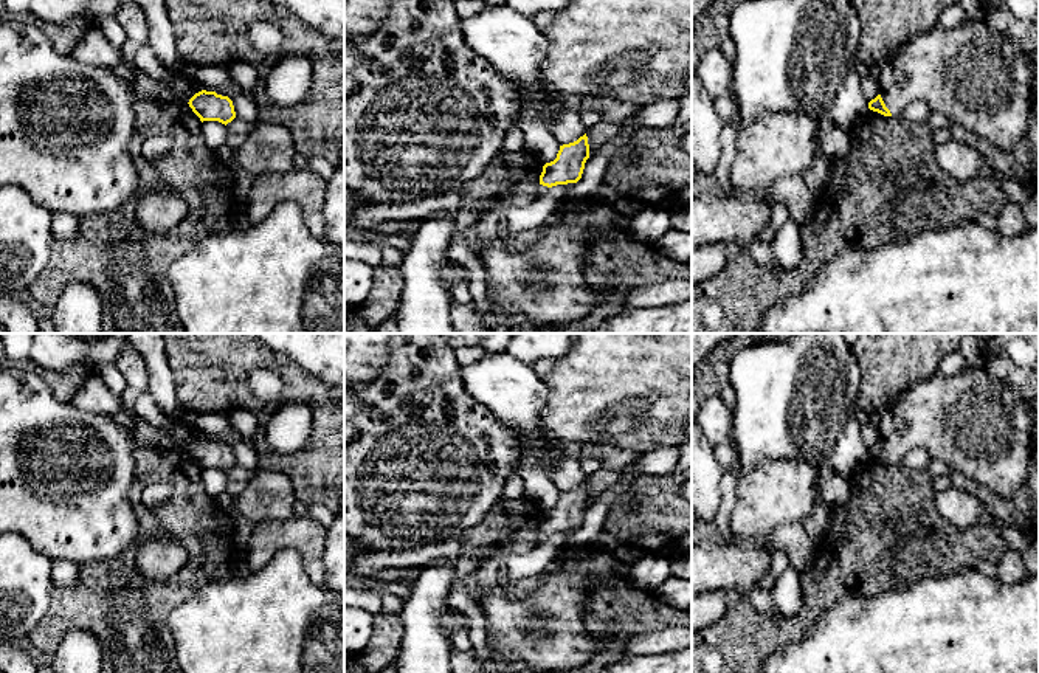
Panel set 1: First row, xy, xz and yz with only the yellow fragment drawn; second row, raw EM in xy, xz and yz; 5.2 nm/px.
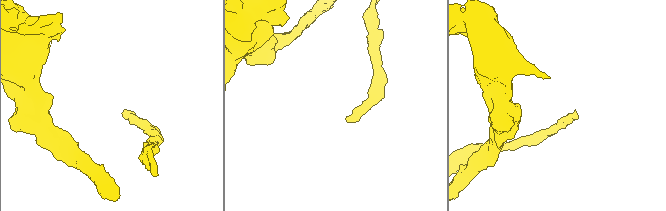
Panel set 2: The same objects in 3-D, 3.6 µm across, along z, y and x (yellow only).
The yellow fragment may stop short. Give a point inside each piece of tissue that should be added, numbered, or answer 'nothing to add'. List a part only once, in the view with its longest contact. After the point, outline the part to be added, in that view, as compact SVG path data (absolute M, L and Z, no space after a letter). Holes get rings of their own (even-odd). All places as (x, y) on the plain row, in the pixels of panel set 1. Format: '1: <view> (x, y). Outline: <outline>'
1: yz (980, 427). Outline: M968 366L954 377L935 374L909 386L892 405L892 412L893 431L881 439L892 462L913 448L924 448L932 459L944 461L951 470L1005 499L1013 499L1027 482L1036 416L1030 402L985 371Z

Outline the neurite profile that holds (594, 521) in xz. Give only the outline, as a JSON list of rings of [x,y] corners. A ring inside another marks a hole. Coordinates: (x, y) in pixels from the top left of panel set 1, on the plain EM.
[[[637,454],[636,461],[623,468],[622,479],[608,488],[594,504],[588,506],[582,526],[569,538],[572,546],[589,546],[595,544],[597,537],[606,529],[606,516],[609,509],[616,502],[620,493],[623,493],[639,476],[637,468]]]

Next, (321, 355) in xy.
[[[344,333],[253,335],[274,354],[287,354],[292,369],[304,378],[316,377],[326,385],[344,388]]]

